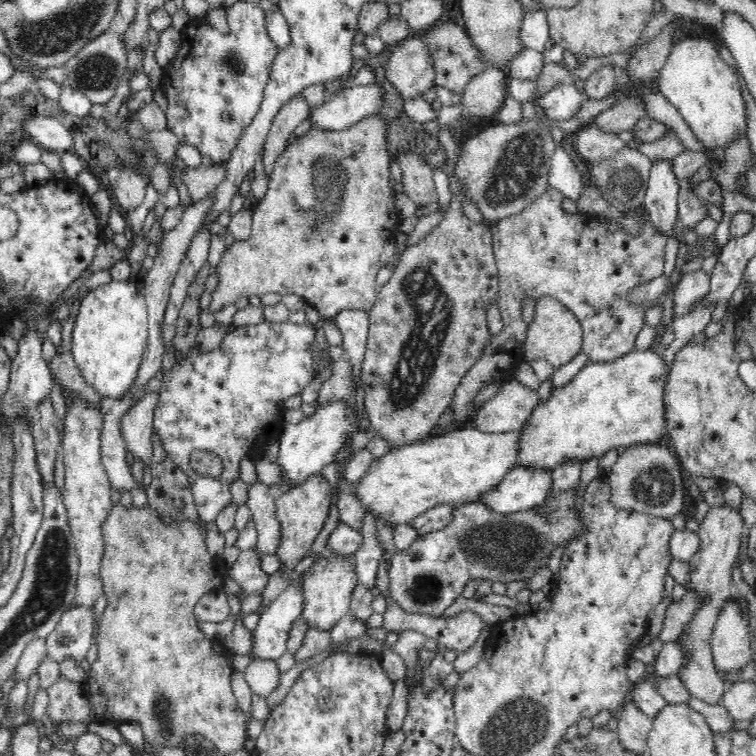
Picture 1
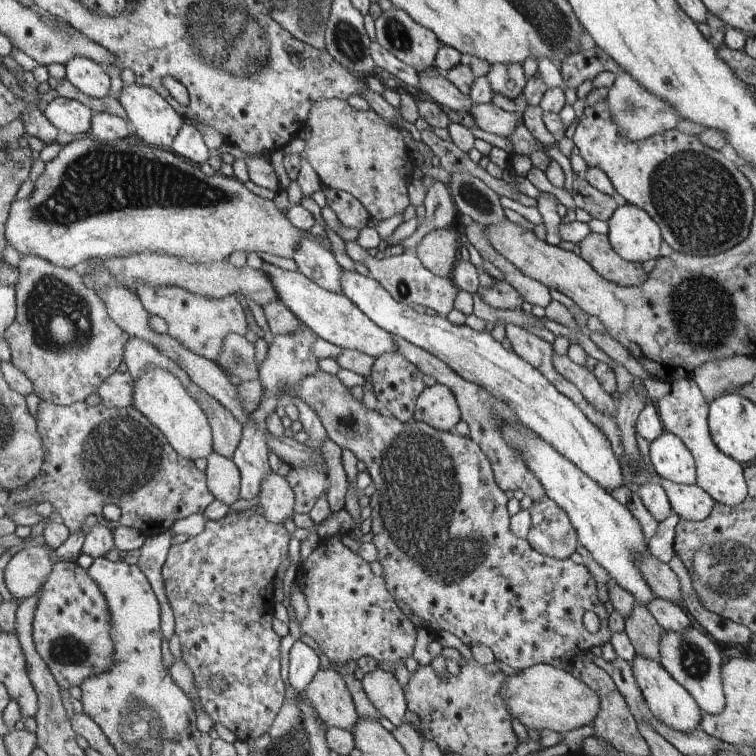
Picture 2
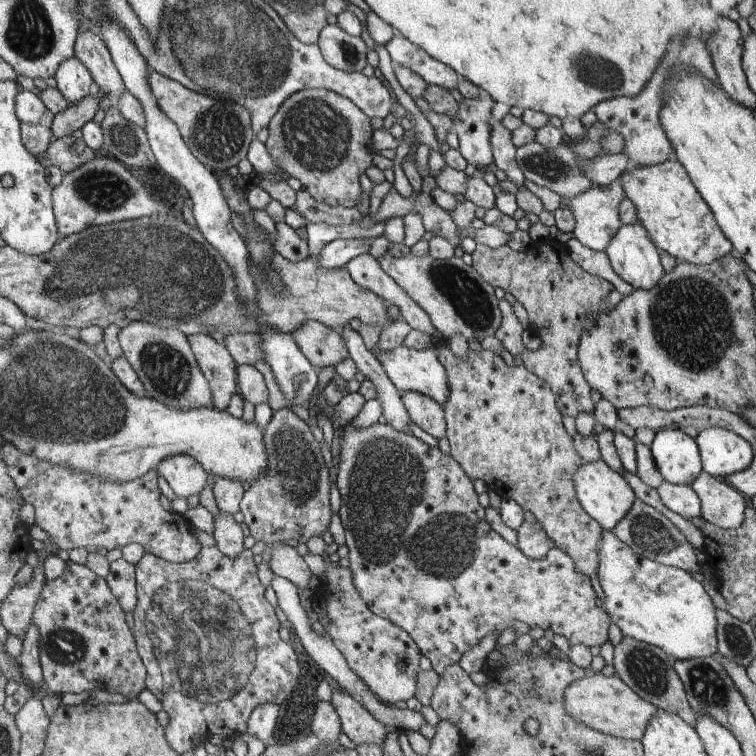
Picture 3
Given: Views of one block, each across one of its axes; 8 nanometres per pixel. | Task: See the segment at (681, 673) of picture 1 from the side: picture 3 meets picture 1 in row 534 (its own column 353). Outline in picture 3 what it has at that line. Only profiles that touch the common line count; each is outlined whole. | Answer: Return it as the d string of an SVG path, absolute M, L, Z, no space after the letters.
M334 691L331 705L336 709L341 729L358 746L362 743L382 745L387 726L378 722L366 708L348 693Z

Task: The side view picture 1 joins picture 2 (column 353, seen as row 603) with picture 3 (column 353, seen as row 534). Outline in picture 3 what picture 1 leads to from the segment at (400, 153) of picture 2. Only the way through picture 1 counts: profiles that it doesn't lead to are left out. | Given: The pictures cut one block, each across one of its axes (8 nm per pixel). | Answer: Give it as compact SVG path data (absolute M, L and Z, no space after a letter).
M304 89L303 91L294 93L283 102L278 112L271 118L271 122L267 128L269 130L269 136L265 143L266 148L272 160L286 175L298 178L303 184L302 188L306 189L312 195L312 198L315 198L318 202L326 203L330 206L342 205L343 207L354 207L358 196L360 196L360 174L364 174L364 170L368 166L372 166L372 126L370 126L370 116L363 110L360 110L360 107L356 106L356 103L352 102L352 99L328 89Z

